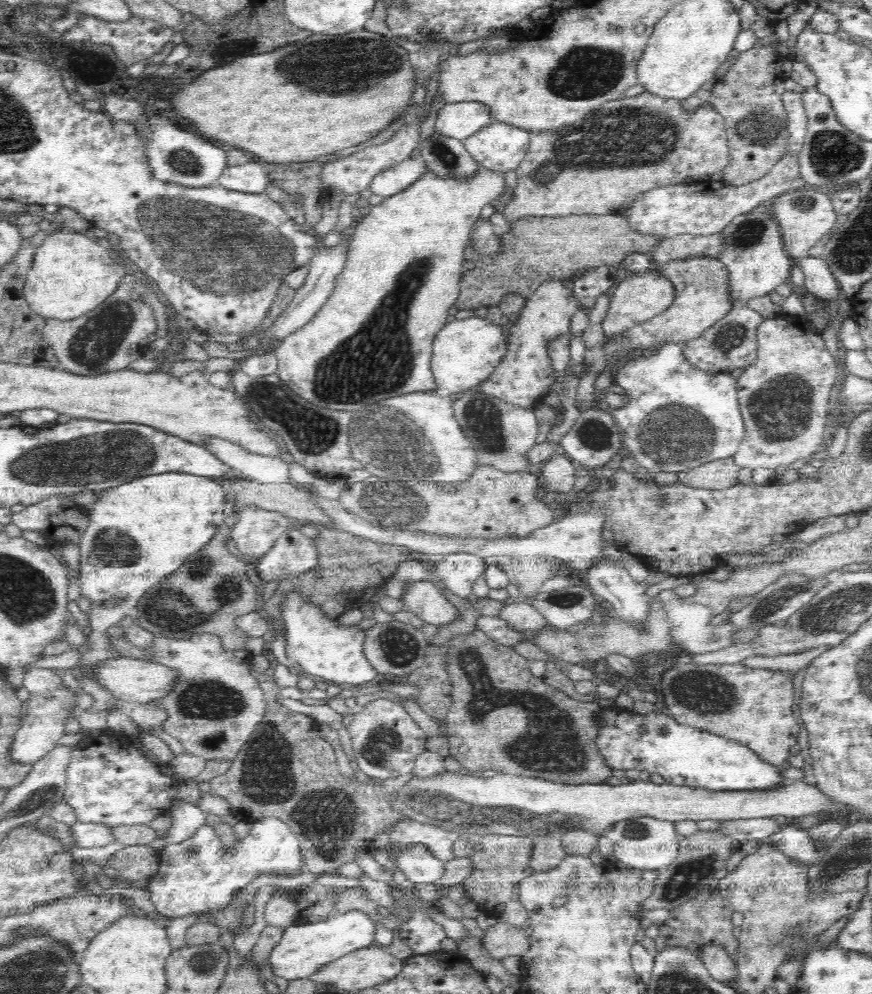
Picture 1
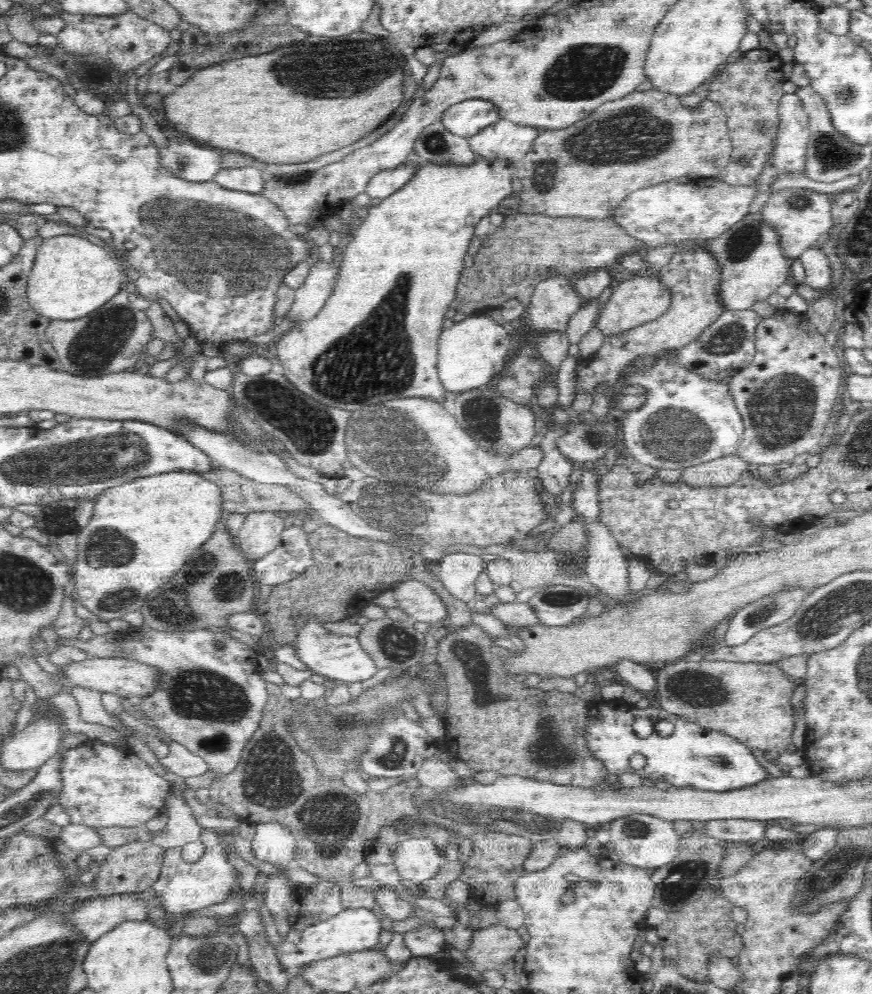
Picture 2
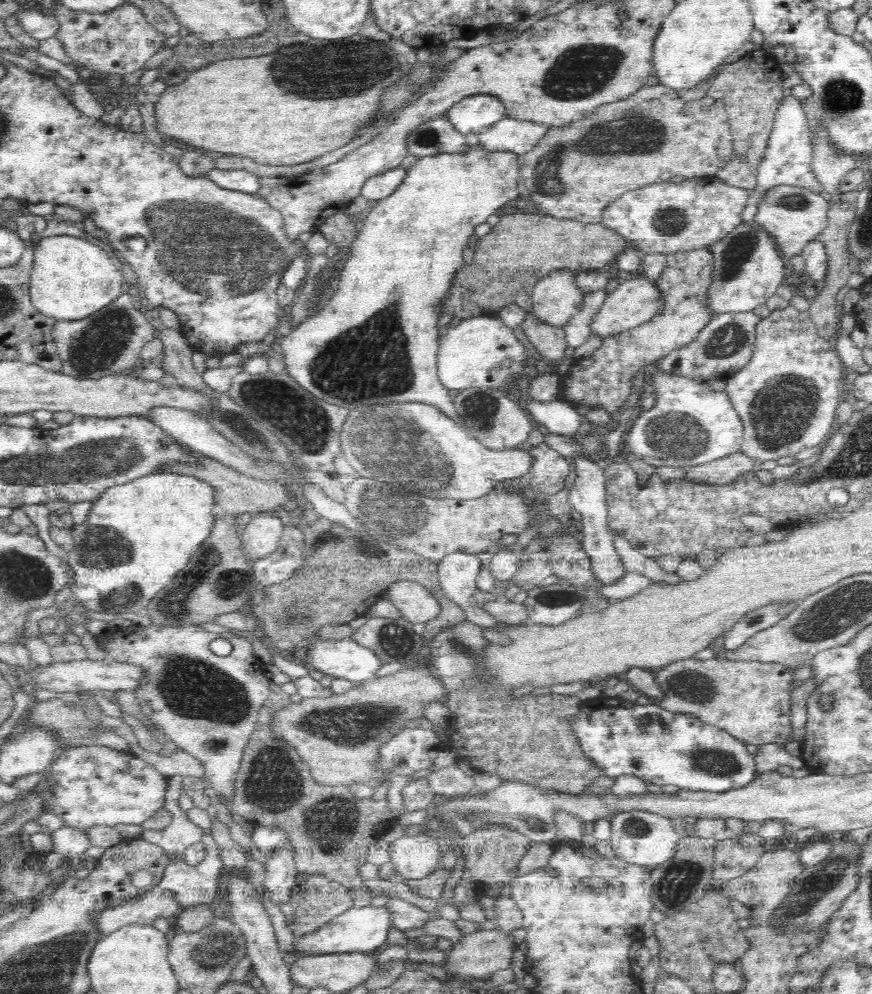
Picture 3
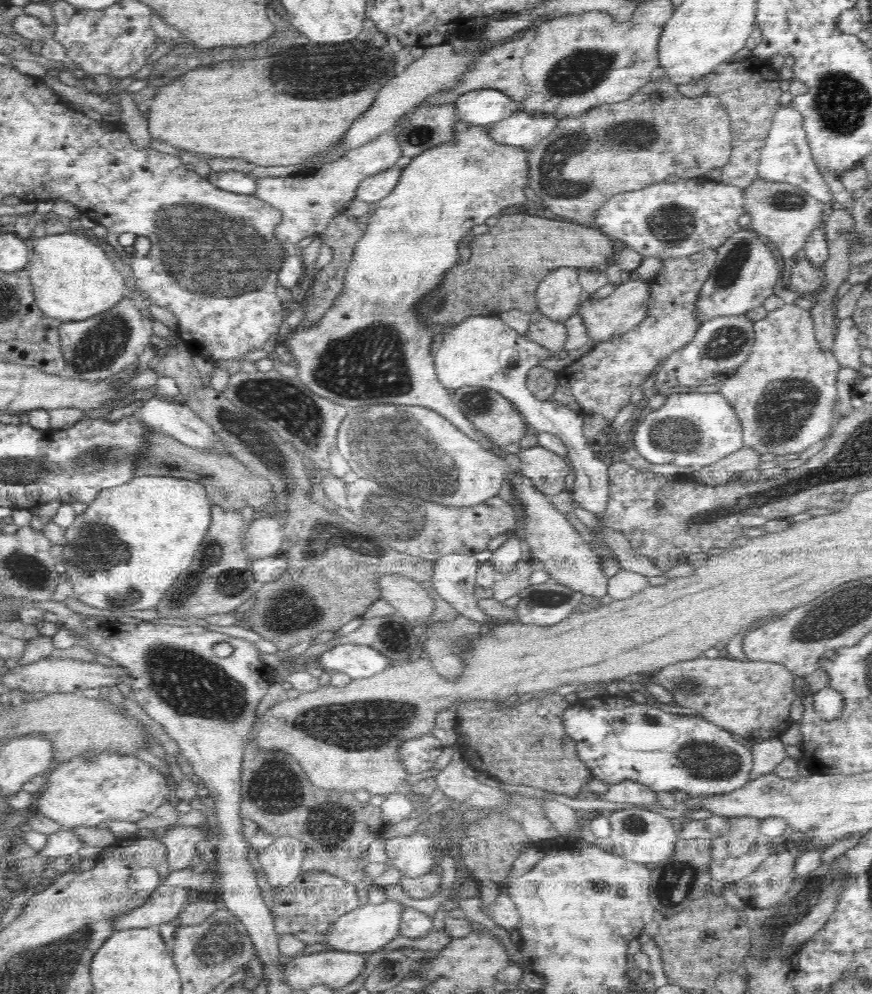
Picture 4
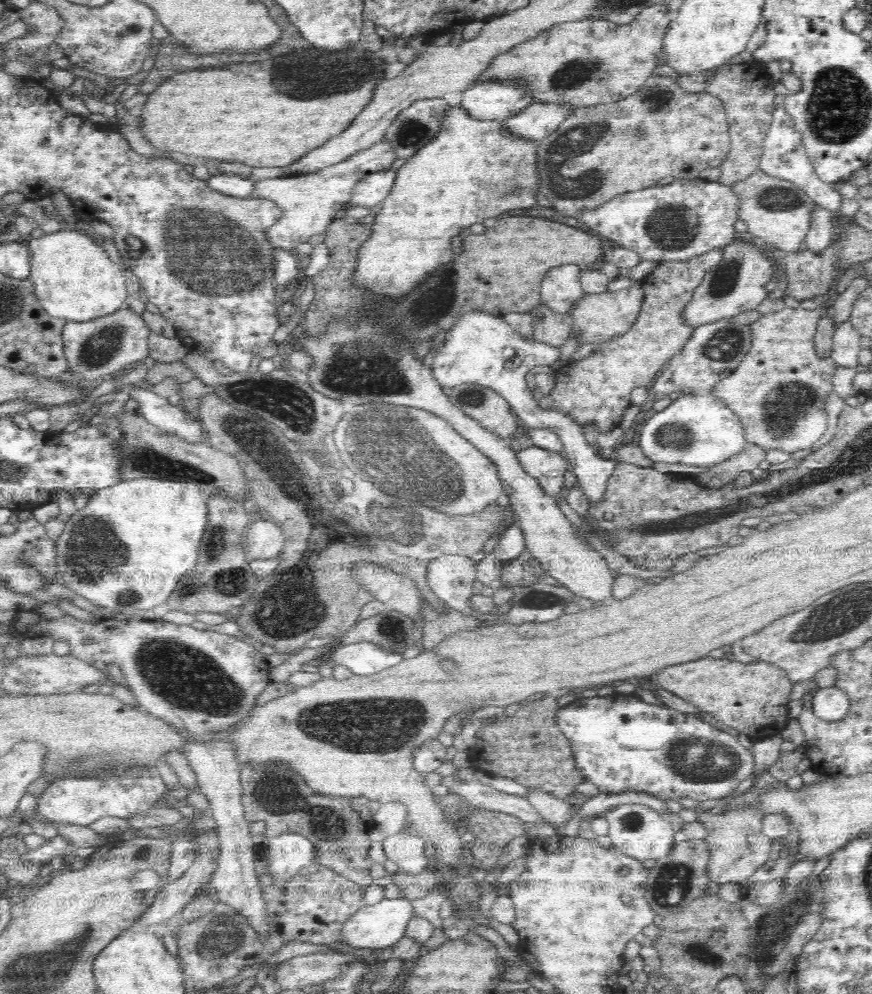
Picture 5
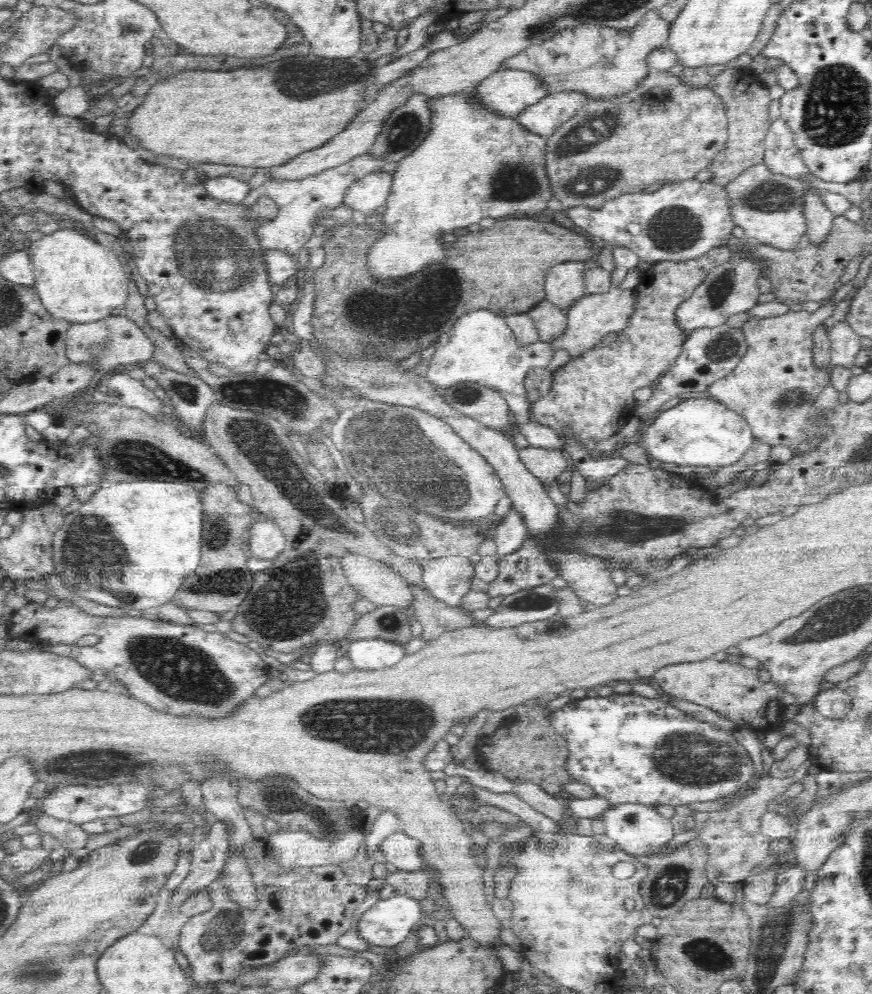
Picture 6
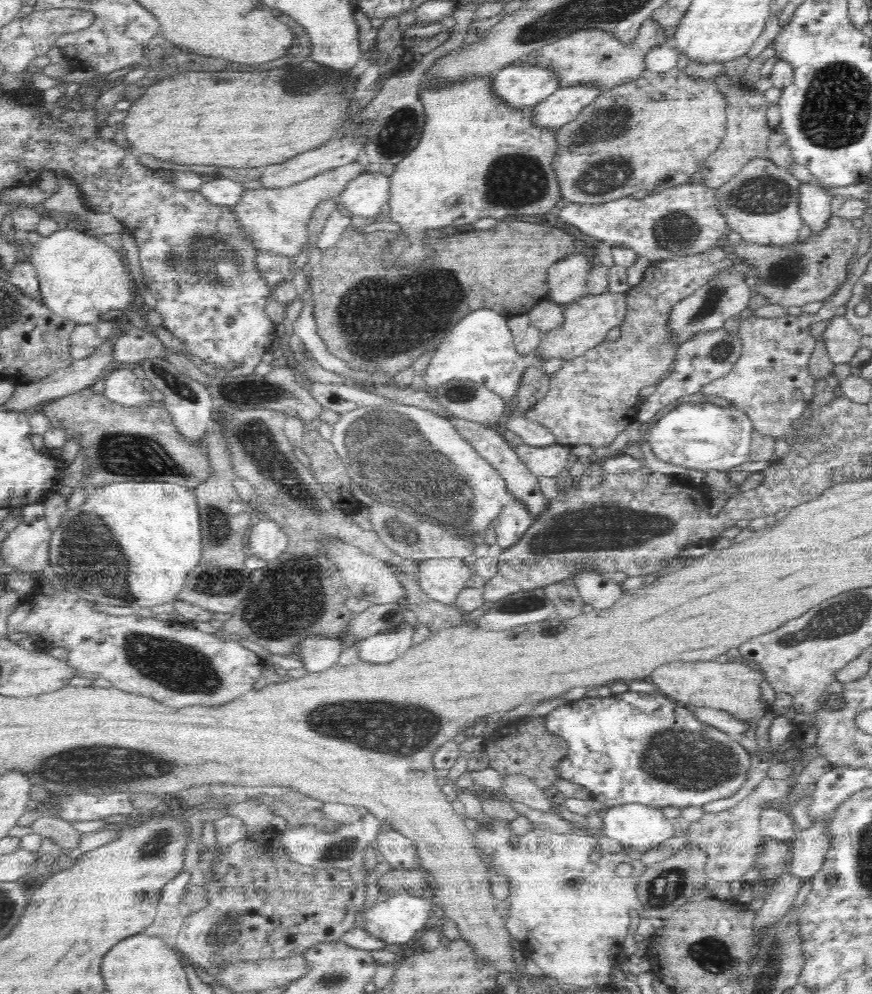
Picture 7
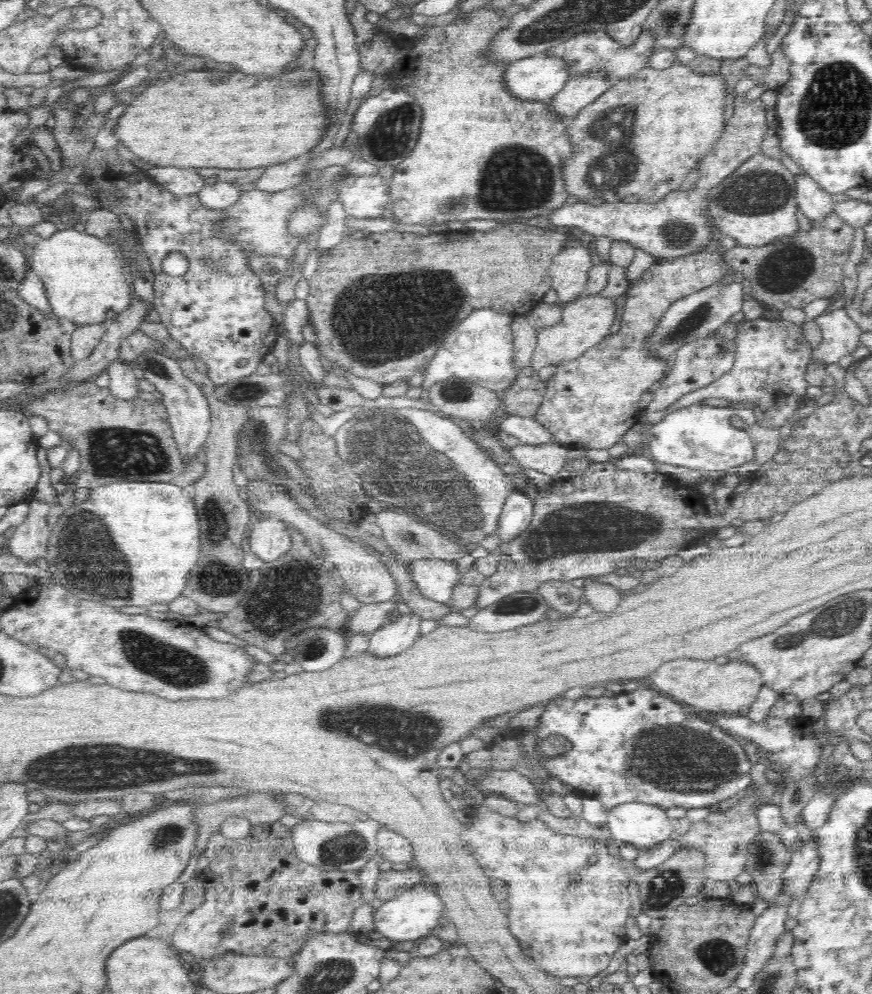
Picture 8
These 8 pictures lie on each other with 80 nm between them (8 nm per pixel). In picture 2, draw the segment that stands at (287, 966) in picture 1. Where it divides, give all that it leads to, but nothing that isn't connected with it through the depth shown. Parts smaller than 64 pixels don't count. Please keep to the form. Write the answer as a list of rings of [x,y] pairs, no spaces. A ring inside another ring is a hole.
[[[352,908],[340,912],[333,918],[326,919],[307,930],[290,930],[287,937],[276,947],[276,955],[283,970],[291,977],[298,977],[304,966],[312,962],[334,958],[344,953],[378,948],[382,932],[382,917],[376,916],[373,910]]]

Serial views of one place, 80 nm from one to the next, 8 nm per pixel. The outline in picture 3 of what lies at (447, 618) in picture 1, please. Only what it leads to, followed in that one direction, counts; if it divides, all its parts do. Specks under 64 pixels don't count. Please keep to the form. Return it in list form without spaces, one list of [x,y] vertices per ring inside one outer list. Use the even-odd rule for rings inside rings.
[[[399,580],[390,583],[384,595],[401,612],[401,616],[411,623],[433,619],[441,609],[437,598],[416,581]]]

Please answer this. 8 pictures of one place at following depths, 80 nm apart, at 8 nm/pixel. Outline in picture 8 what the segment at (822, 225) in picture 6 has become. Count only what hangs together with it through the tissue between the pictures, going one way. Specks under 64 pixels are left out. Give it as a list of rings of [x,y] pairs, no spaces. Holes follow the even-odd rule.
[[[802,173],[795,176],[794,195],[797,206],[802,210],[810,221],[824,218],[828,213],[834,211],[834,200],[810,175]]]

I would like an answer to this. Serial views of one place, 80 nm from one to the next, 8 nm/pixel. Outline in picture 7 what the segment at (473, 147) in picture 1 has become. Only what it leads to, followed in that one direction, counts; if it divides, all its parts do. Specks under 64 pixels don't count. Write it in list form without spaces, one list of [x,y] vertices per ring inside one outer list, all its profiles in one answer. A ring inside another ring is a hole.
[[[588,84],[556,90],[544,102],[534,106],[534,123],[546,129],[558,130],[563,124],[572,122],[600,94],[599,88]]]

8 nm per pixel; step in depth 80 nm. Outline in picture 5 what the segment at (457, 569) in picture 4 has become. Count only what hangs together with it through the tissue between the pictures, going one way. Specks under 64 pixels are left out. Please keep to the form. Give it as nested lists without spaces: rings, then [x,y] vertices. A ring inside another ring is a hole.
[[[459,555],[436,558],[429,563],[426,580],[432,592],[446,606],[480,618],[469,605],[469,598],[474,595],[474,581],[477,580],[476,562],[472,558]]]

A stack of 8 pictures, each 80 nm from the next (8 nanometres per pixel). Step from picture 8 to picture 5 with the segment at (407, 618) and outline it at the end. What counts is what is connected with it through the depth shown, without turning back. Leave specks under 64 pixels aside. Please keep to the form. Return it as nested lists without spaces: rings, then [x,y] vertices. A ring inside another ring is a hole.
[[[360,641],[350,644],[340,644],[332,649],[330,662],[334,665],[344,665],[354,674],[366,676],[374,674],[398,664],[402,660],[400,654],[386,650],[378,643]]]

